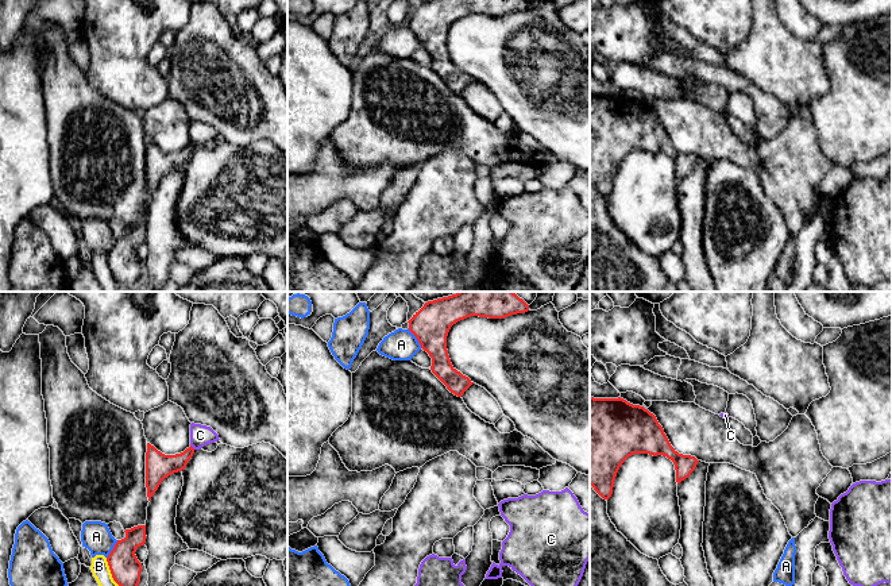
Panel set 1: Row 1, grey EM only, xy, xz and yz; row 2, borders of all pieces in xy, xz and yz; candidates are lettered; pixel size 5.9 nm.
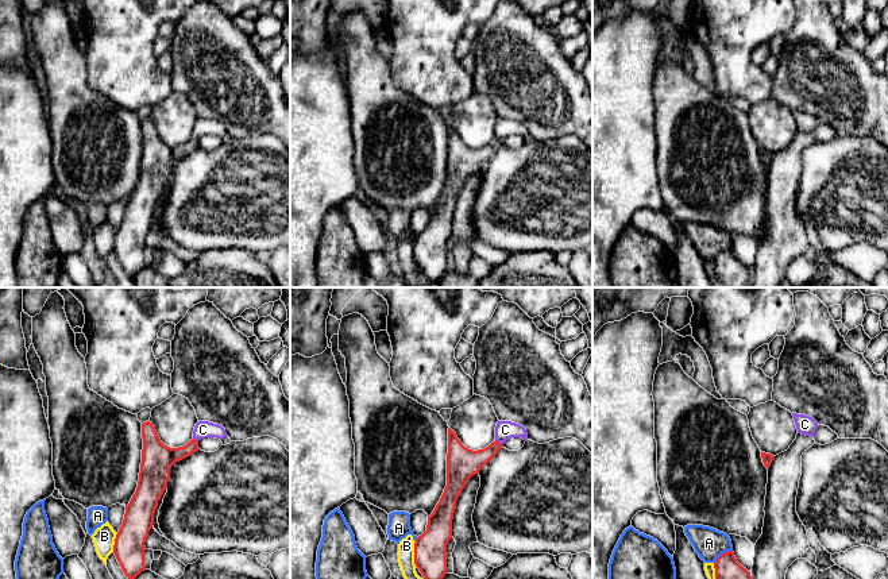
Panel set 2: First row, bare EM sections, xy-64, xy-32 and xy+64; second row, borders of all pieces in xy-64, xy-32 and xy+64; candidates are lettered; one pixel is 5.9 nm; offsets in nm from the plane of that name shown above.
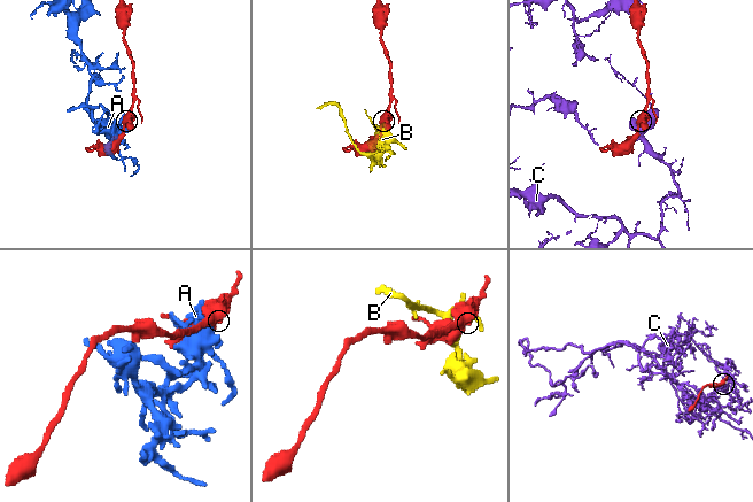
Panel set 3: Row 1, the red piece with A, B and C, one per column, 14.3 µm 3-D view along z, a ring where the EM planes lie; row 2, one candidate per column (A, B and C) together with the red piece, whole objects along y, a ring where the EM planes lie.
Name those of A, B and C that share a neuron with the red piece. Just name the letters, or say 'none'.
none

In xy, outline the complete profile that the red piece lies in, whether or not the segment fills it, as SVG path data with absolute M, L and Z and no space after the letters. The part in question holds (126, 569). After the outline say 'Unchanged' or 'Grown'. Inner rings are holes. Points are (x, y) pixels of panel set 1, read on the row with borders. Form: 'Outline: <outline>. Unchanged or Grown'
Outline: M146 525L126 529L126 537L117 540L107 558L113 581L119 586L138 586L140 582L142 563L138 560L136 548L146 543Z. Unchanged

